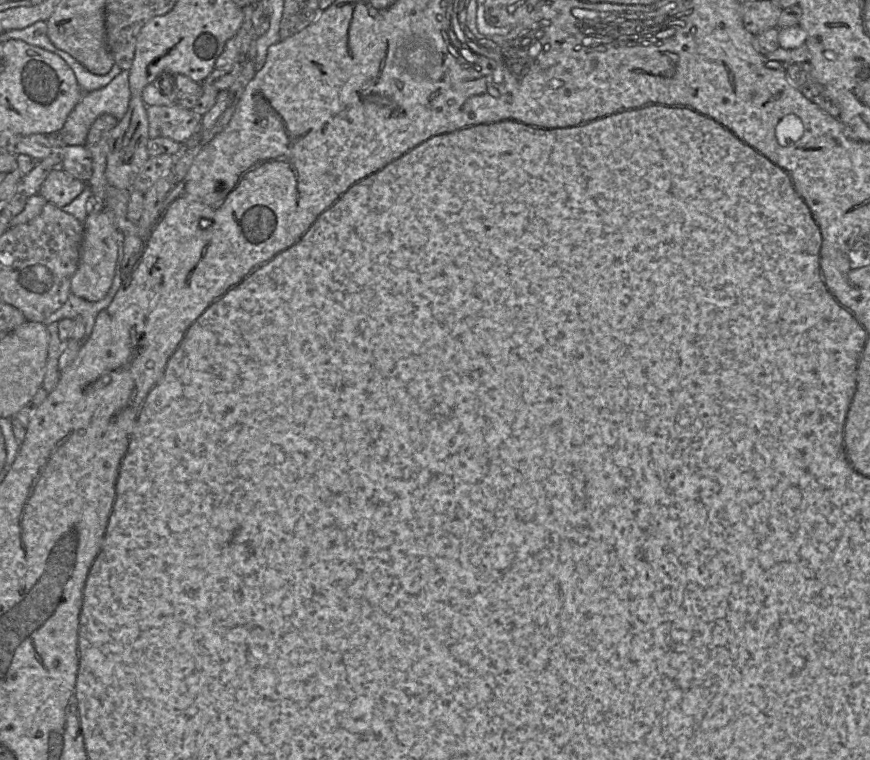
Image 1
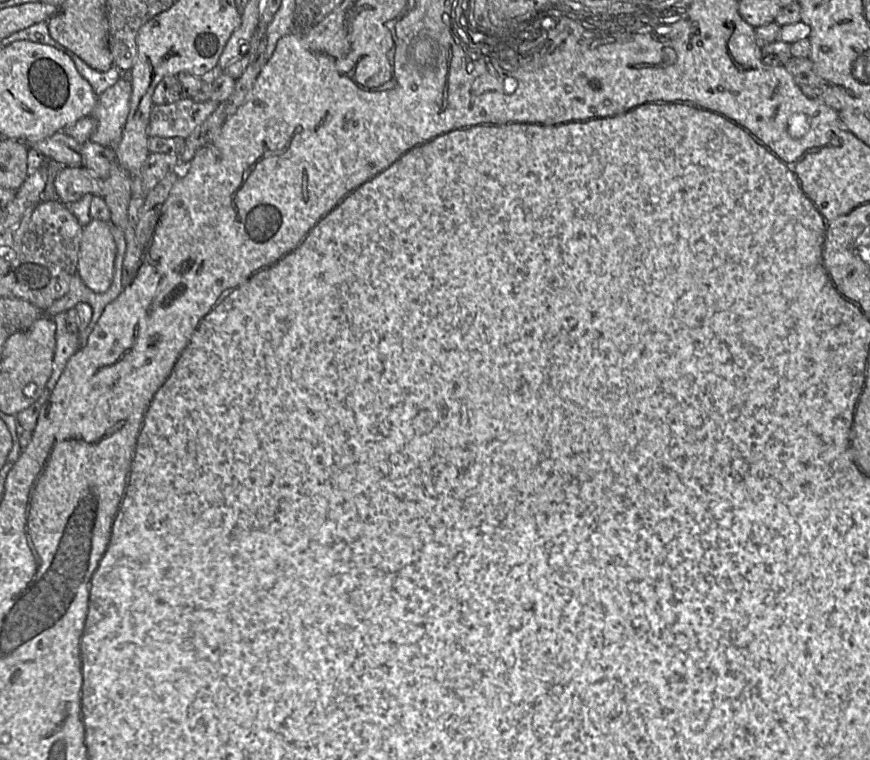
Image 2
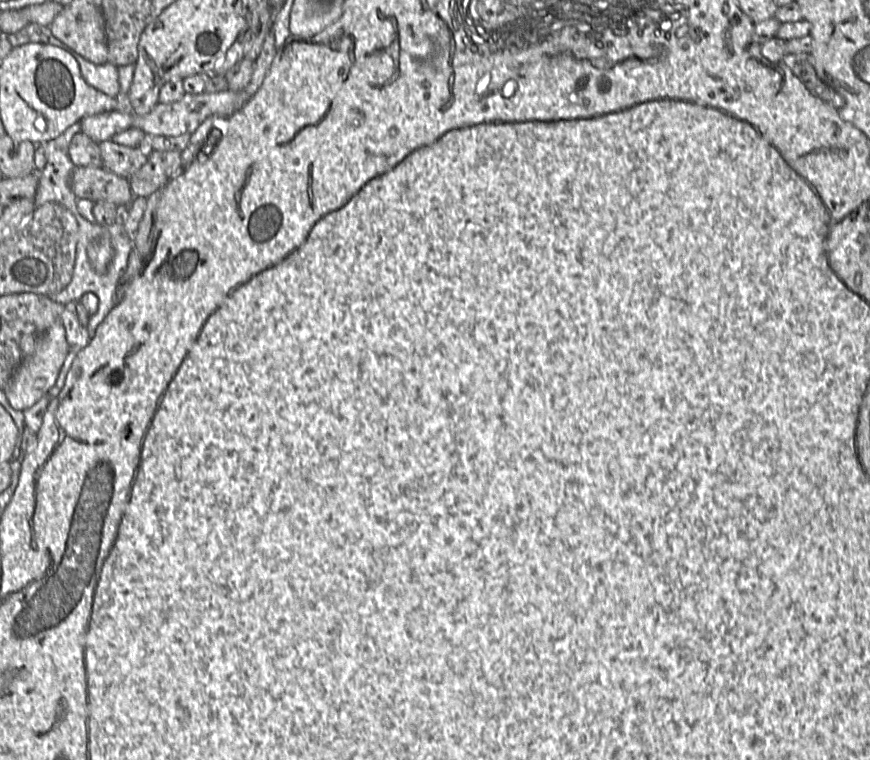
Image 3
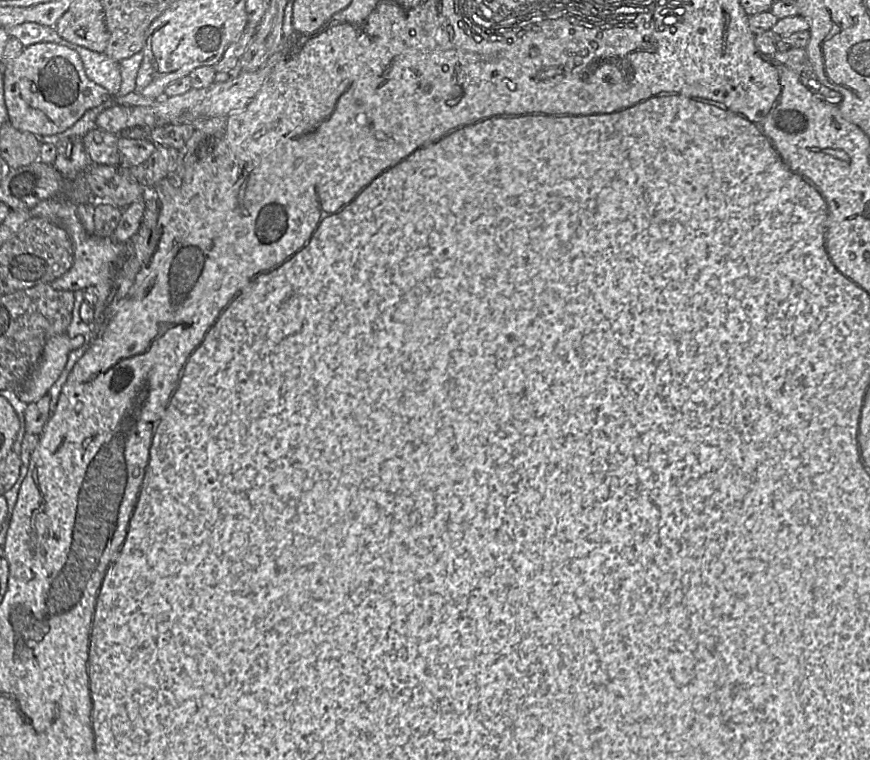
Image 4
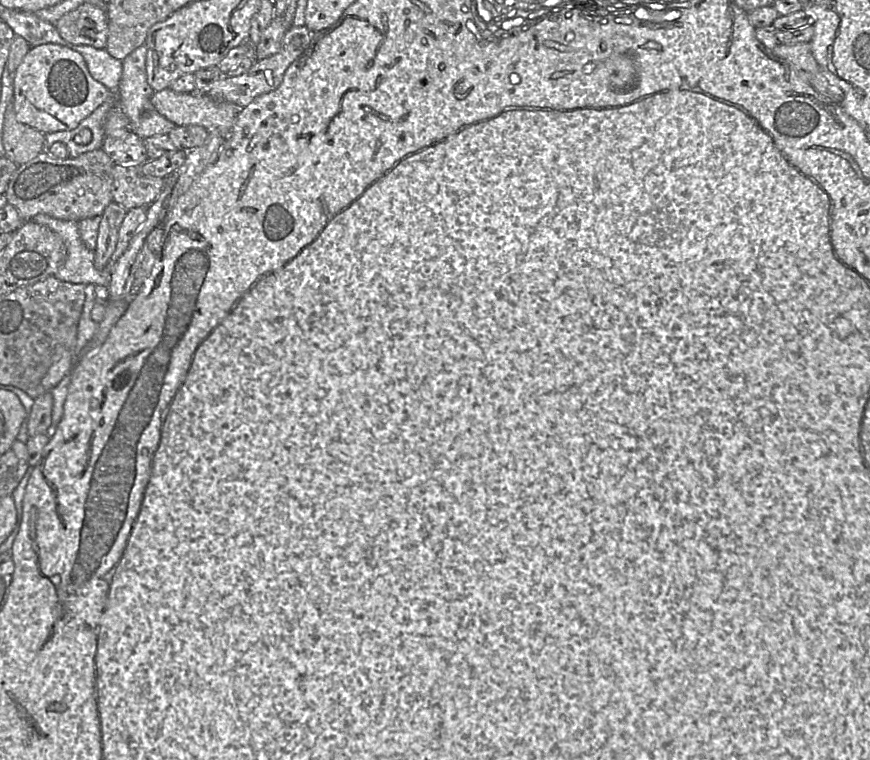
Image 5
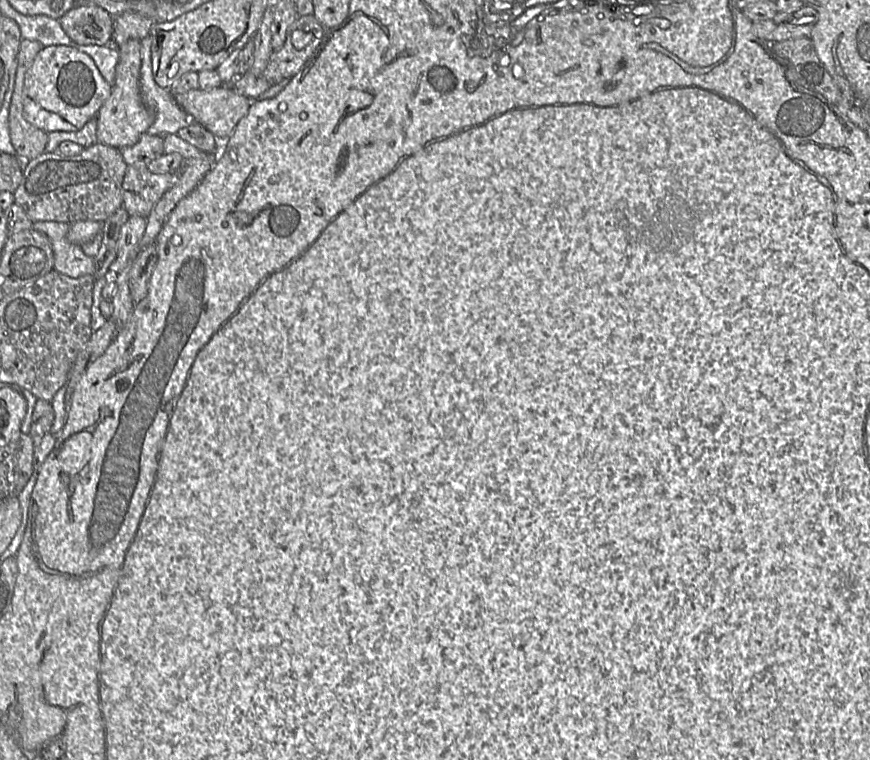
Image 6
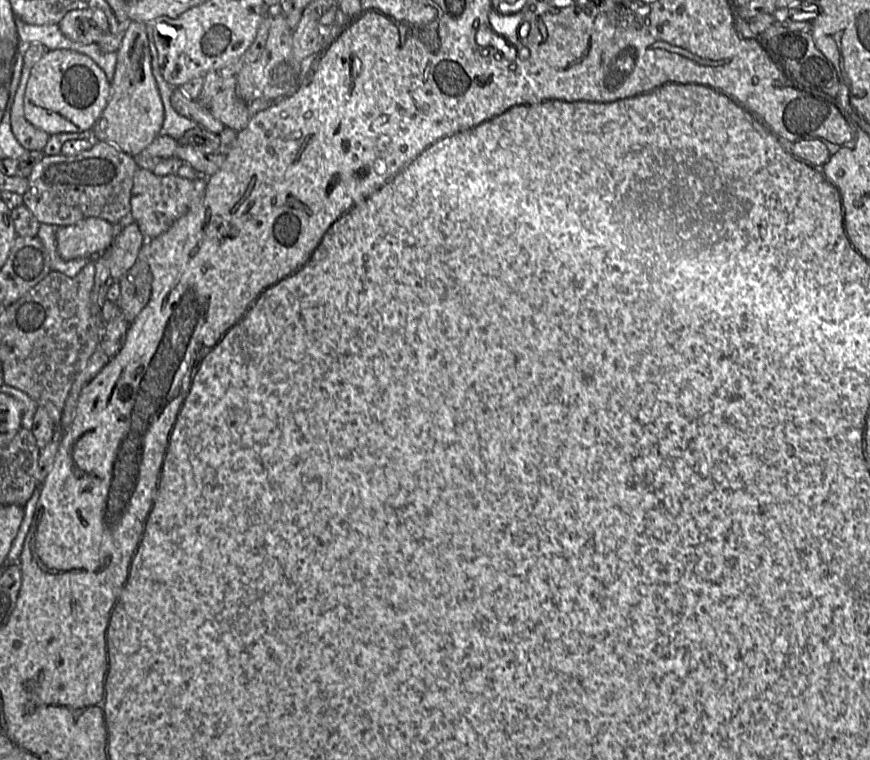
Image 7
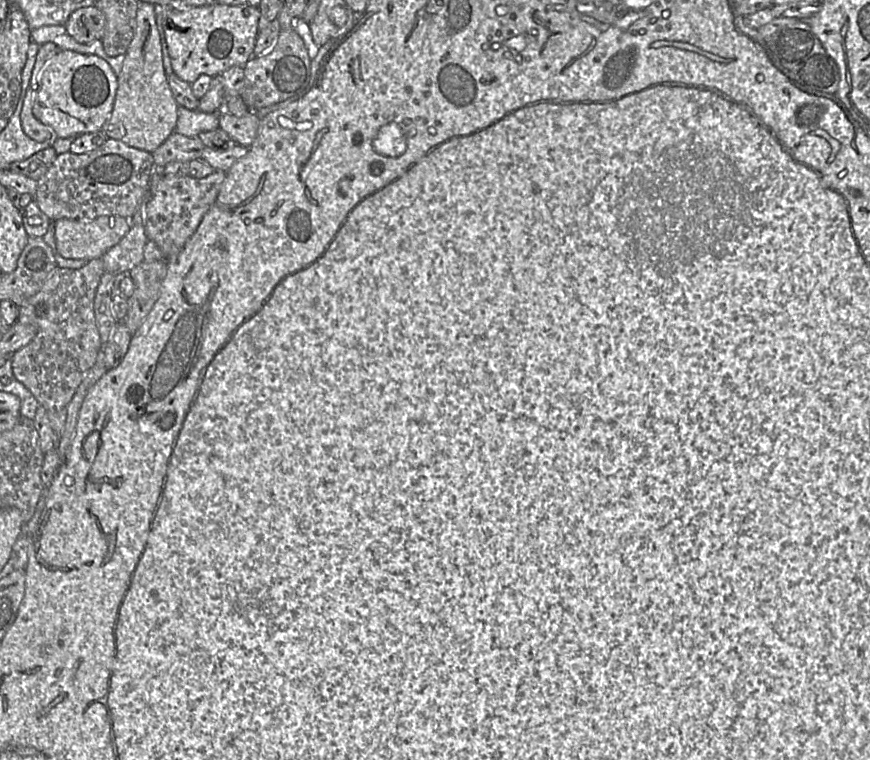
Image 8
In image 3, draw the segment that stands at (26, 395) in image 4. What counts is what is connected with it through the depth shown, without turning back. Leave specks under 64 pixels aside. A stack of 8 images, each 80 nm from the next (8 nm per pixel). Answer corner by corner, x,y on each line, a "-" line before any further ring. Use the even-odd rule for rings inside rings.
56,322
37,338
33,352
23,356
21,364
3,388
10,406
15,410
24,411
47,394
55,384
68,352
65,327
61,322

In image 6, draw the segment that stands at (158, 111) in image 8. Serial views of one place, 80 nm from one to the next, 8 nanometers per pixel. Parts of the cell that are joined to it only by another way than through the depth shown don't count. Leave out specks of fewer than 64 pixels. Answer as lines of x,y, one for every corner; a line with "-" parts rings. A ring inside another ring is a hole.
131,39
118,48
119,61
110,97
97,114
99,143
122,149
136,144
154,122
154,115
142,101
140,92
141,40

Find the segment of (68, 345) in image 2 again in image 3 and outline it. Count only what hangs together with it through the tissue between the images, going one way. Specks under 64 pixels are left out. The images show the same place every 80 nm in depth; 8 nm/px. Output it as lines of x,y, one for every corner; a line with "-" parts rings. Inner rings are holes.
77,302
65,304
65,309
61,315
61,323
65,327
66,339
69,345
69,352
60,370
55,384
47,394
54,399
65,384
67,374
77,354
84,349
91,341
88,330
78,319

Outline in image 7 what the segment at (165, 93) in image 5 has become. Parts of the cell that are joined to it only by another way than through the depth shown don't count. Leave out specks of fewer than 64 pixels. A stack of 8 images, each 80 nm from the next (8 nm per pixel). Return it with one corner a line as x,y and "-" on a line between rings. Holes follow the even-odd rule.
235,88
221,89
207,107
222,124
237,132
247,126
251,117
249,103
238,96

